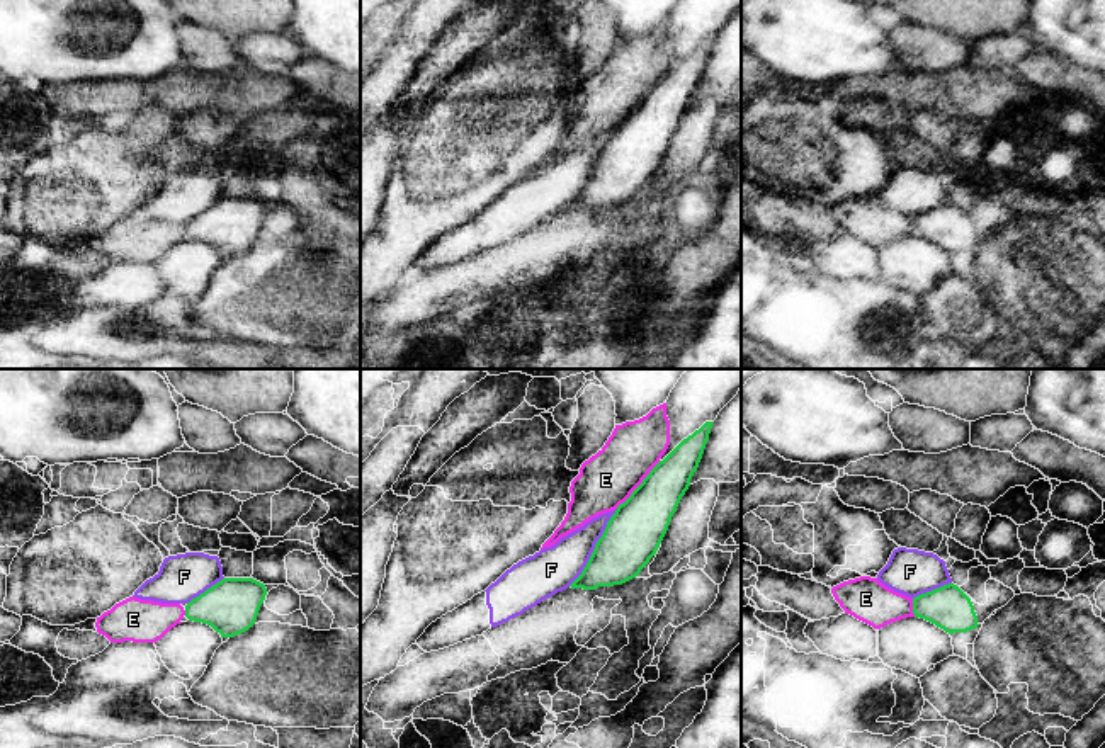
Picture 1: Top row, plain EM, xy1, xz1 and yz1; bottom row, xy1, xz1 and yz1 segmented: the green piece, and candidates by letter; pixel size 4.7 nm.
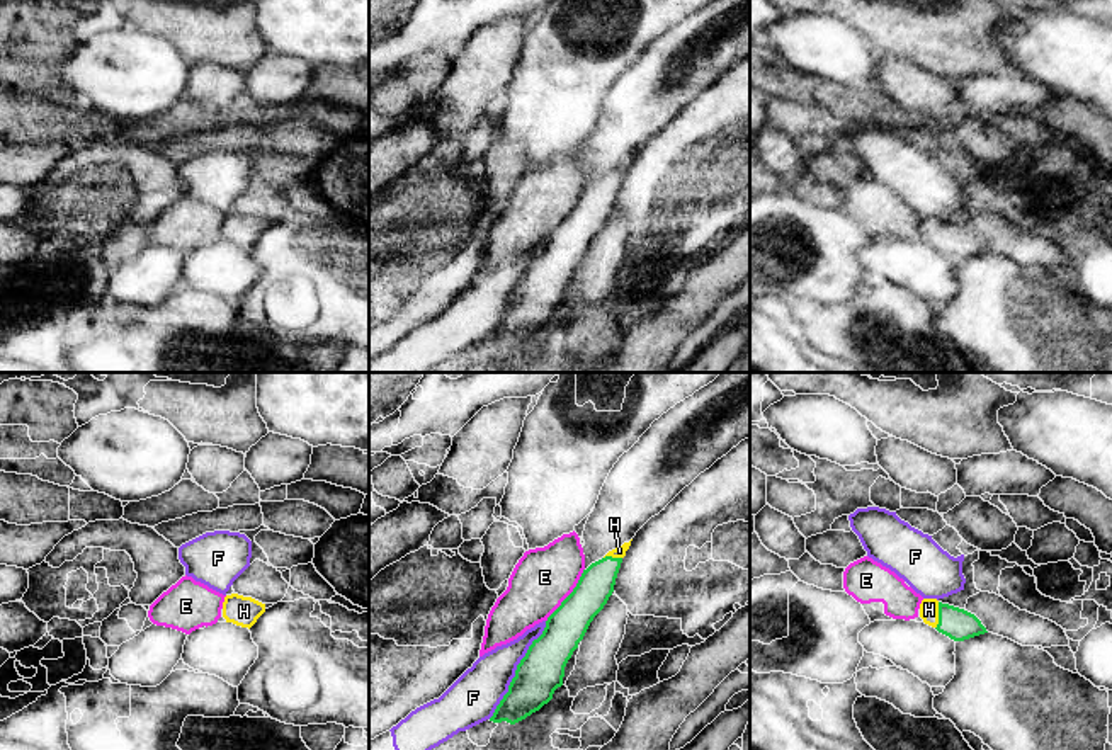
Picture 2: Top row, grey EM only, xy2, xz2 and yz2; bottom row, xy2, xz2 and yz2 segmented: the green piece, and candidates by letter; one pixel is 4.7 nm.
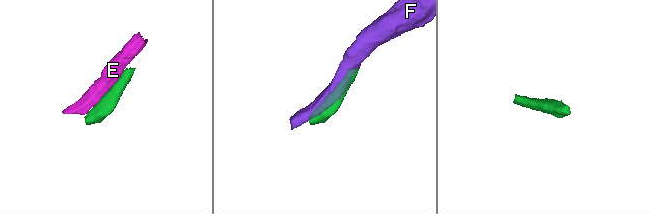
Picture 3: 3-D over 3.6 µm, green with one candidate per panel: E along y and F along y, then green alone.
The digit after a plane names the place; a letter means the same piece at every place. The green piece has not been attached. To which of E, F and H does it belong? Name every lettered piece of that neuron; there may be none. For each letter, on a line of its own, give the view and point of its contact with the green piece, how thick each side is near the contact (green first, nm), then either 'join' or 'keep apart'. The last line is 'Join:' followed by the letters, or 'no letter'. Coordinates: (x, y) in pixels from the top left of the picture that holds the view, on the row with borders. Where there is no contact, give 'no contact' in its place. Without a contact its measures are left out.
E: contact xz2 (568, 596); calibres 190 and 280 nm; keep apart
F: contact xz2 (516, 670); calibres 220 and 240 nm; keep apart
H: contact yz2 (939, 616); calibres 150 and 100 nm; join
Join: H

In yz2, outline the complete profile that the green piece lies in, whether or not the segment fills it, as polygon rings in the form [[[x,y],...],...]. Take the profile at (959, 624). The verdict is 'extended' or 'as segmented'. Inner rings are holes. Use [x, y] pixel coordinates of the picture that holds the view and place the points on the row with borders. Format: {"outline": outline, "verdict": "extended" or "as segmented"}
{"outline": [[[923,599],[920,604],[920,617],[925,624],[954,641],[964,641],[988,633],[981,621],[959,607],[942,604],[937,599]]], "verdict": "extended"}

